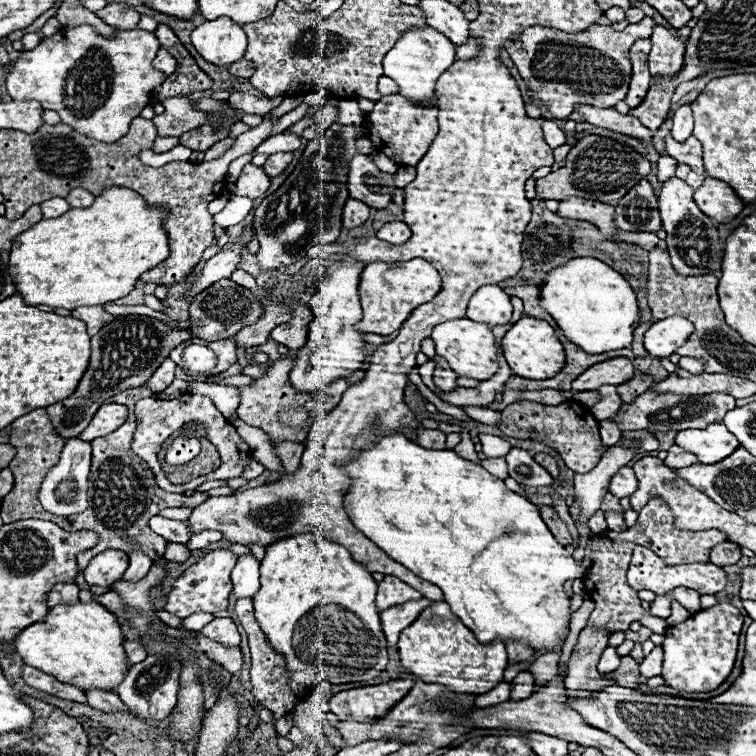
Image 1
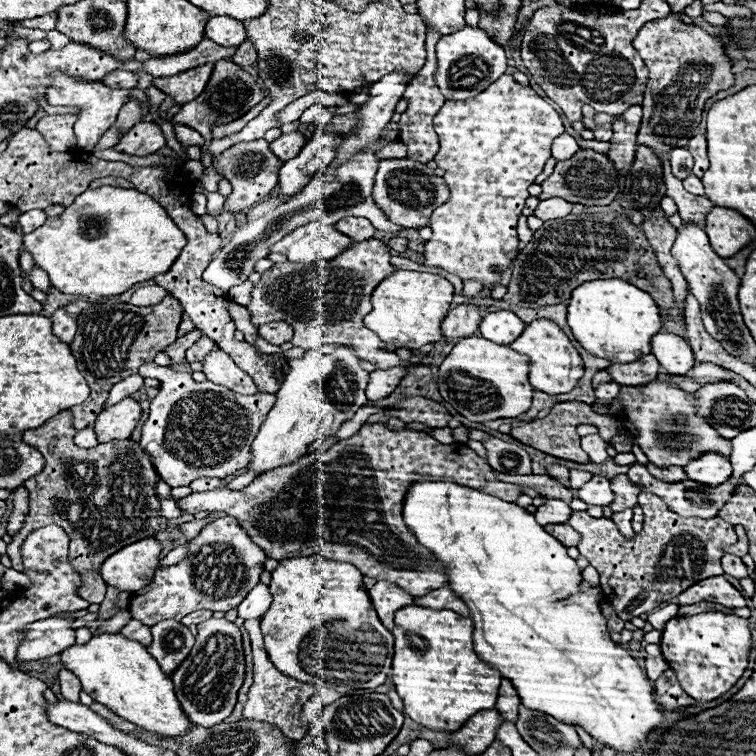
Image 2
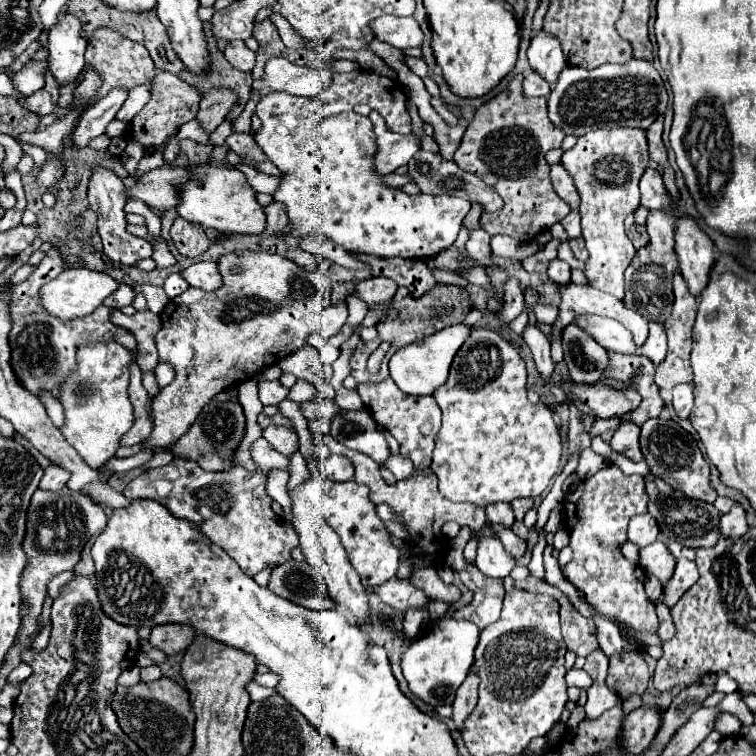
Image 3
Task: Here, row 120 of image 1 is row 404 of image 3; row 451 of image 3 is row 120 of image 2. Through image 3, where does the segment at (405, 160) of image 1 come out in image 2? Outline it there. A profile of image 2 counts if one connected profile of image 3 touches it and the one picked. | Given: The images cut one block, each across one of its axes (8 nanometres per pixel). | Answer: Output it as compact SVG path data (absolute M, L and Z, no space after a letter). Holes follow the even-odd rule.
M428 30L426 34L426 64L424 68L410 80L410 84L406 86L404 90L404 100L408 102L408 108L406 112L402 114L398 126L400 126L400 140L408 146L408 160L420 160L420 162L430 162L434 160L436 152L440 150L440 144L438 144L438 136L434 132L434 126L432 126L432 120L436 116L436 112L442 108L442 104L446 102L446 98L440 94L438 86L436 86L436 80L434 80L434 74L436 74L436 56L434 56L434 46L436 46L436 40L440 40L440 34L438 32L432 32Z

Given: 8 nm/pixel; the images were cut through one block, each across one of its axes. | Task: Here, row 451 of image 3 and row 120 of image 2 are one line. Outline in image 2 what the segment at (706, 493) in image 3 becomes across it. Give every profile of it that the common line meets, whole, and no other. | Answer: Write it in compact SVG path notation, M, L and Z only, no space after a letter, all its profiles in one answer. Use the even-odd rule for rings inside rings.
M674 14L644 24L644 28L638 32L638 36L634 40L634 48L638 50L638 54L642 56L644 64L648 66L648 72L650 72L646 92L644 92L644 102L642 102L644 116L642 116L642 126L638 130L636 144L648 146L658 152L662 152L662 150L670 152L672 148L686 146L688 140L694 136L694 132L700 126L700 116L702 116L706 100L712 98L716 92L726 90L734 84L734 74L730 72L732 64L726 60L724 48L720 48L720 42L716 38L712 38L710 34L706 34L702 28L688 26L682 20L678 20Z

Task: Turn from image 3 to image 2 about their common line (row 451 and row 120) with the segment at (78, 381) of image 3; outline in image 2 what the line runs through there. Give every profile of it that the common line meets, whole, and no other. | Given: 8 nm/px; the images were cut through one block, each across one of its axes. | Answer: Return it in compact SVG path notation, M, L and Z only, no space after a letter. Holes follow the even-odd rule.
M52 72L52 82L46 88L46 98L52 106L76 106L78 114L76 114L76 124L74 124L74 132L78 138L78 148L84 152L92 152L92 148L98 144L100 136L112 128L112 124L116 122L118 110L130 102L130 90L128 88L108 88L102 82L90 82L90 80L78 80L72 78L68 74L62 72Z

